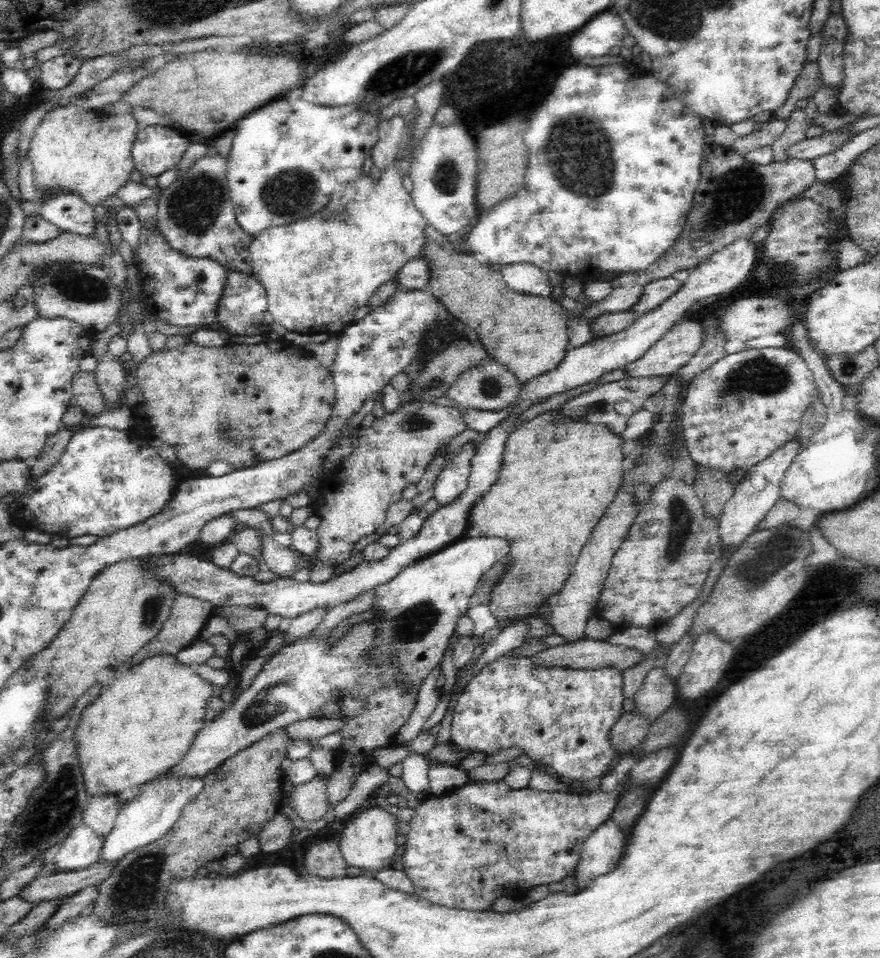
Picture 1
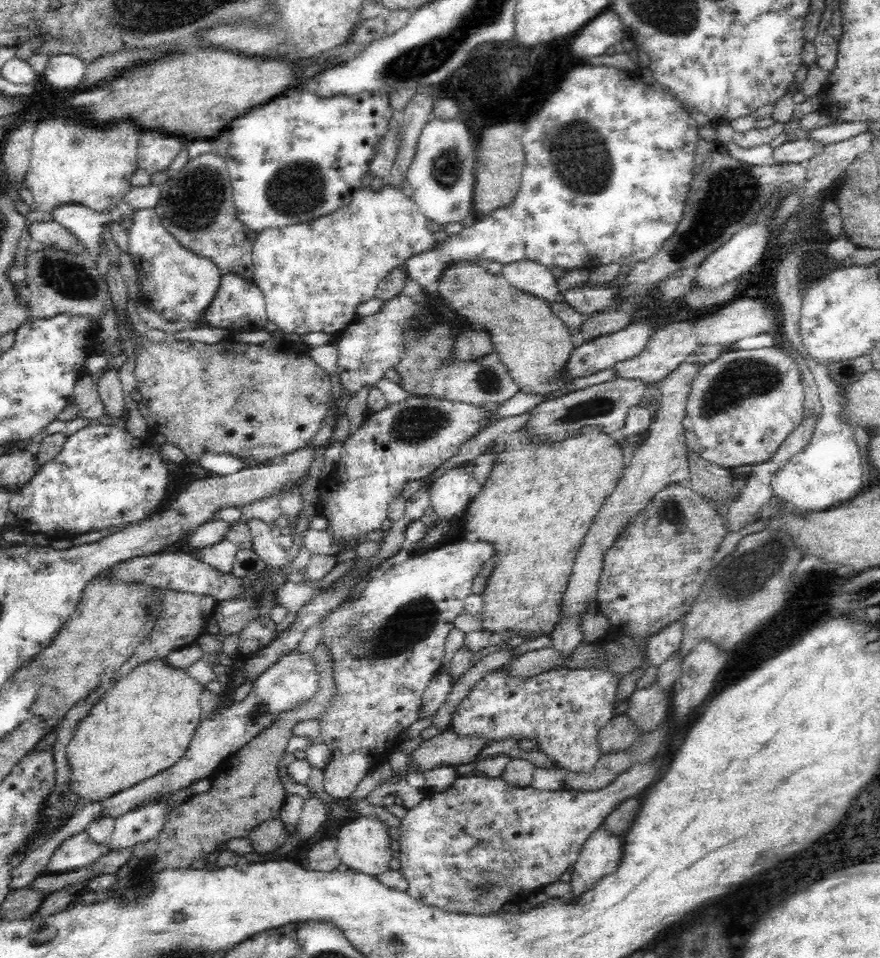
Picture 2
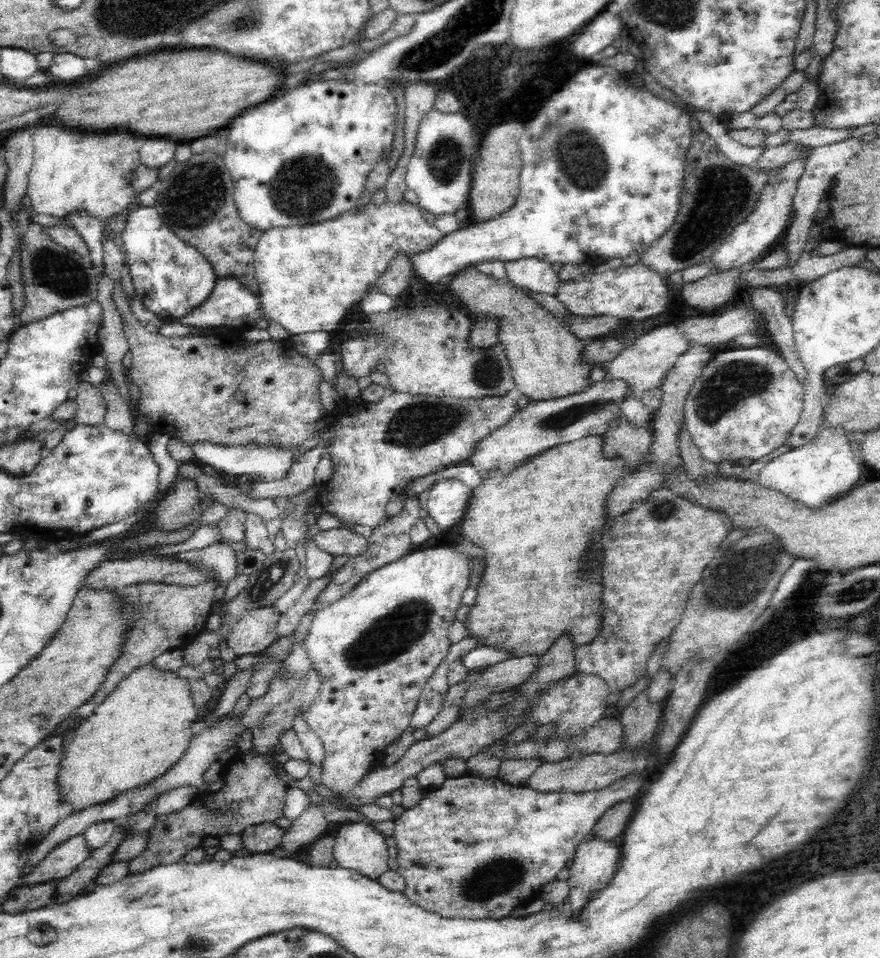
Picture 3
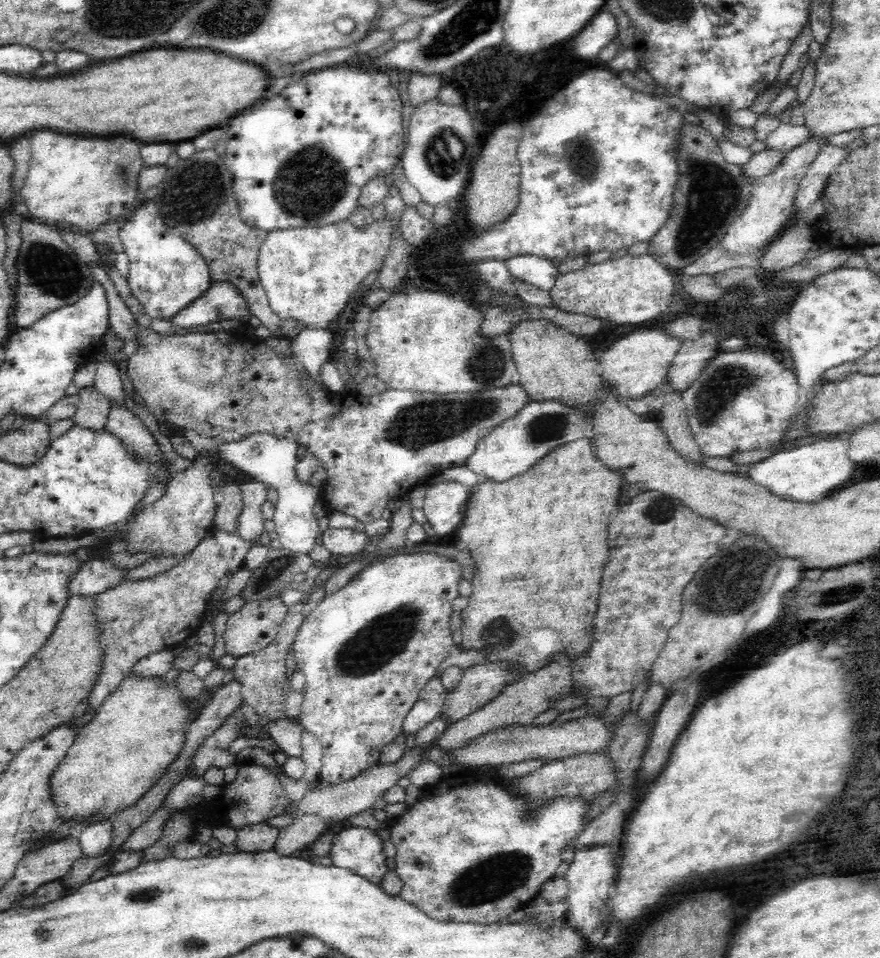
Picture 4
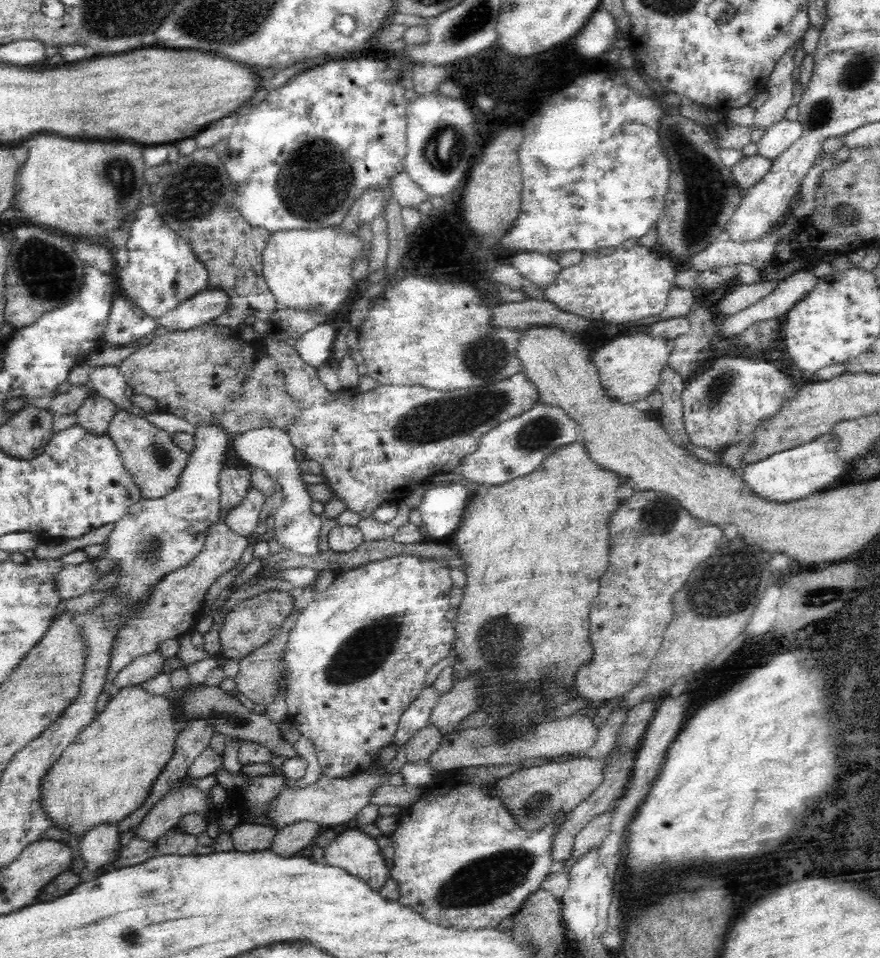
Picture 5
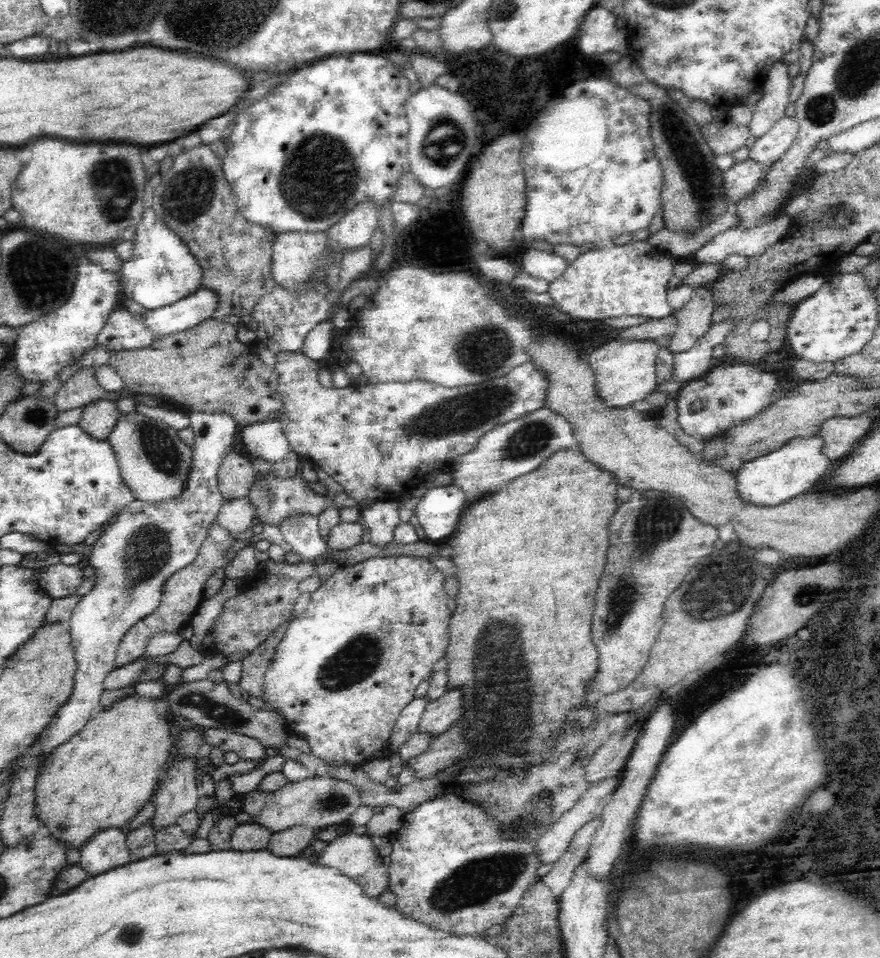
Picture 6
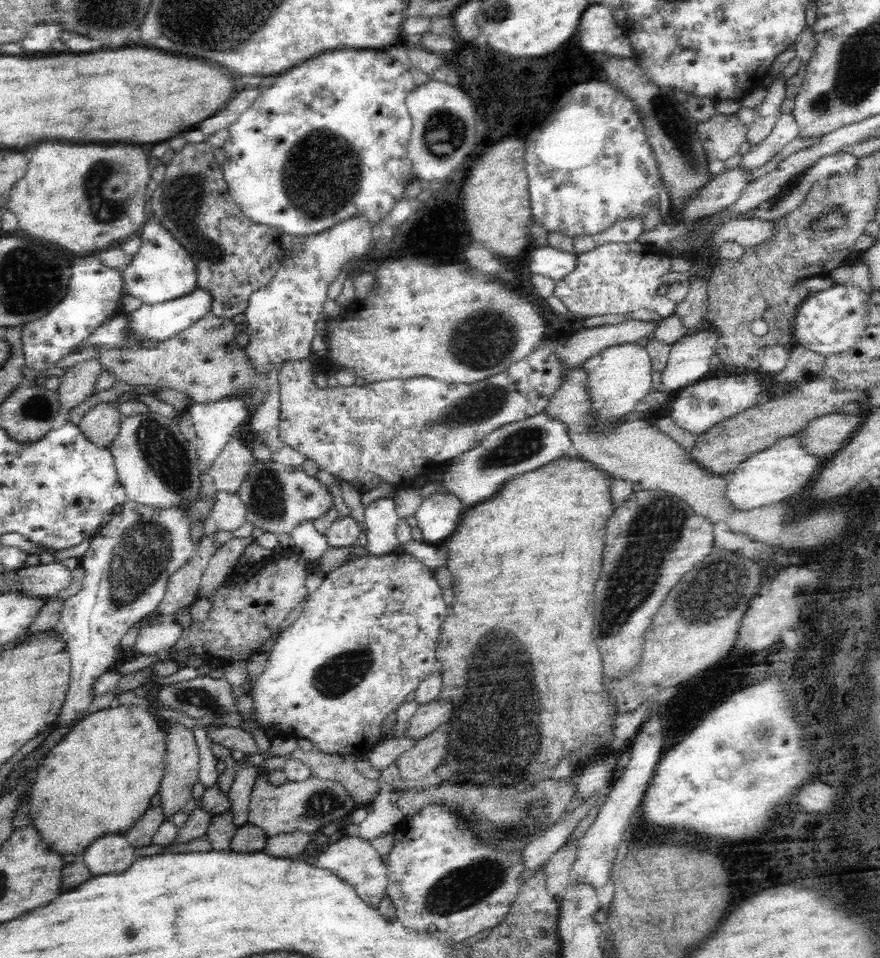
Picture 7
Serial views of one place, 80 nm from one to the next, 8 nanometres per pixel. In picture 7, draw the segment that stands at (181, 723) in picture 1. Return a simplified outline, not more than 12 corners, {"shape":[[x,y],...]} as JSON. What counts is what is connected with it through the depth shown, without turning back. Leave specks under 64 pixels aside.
{"shape":[[151,708],[84,716],[38,765],[29,818],[82,858],[148,809],[166,766]]}

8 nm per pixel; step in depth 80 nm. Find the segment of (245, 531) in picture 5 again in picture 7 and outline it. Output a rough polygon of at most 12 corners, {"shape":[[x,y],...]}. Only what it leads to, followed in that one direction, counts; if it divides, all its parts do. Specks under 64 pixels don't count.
{"shape":[[218,491],[210,517],[233,532],[246,522],[238,495]]}

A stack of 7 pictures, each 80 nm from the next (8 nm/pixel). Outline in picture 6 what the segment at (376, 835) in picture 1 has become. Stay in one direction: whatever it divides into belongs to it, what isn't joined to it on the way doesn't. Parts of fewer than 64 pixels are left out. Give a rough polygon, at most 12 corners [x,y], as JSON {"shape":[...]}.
{"shape":[[371,836],[331,840],[317,863],[336,868],[378,899],[389,866]]}

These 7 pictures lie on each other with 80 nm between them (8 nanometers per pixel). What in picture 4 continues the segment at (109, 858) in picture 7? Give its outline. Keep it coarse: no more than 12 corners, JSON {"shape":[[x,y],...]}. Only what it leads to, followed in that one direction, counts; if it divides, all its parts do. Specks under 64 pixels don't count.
{"shape":[[92,822],[77,835],[85,858],[102,858],[113,842],[113,822]]}

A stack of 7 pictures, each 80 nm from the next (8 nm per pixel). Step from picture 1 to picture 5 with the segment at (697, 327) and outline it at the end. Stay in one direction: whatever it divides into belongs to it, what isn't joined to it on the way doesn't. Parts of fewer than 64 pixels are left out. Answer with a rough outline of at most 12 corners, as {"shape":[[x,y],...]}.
{"shape":[[615,336],[590,359],[622,404],[657,388],[674,343]]}

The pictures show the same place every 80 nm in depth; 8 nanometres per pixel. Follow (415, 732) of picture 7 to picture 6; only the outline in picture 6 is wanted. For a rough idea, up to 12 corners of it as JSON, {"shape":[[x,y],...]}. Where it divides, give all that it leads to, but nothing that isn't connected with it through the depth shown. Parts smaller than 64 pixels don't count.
{"shape":[[447,691],[426,706],[418,731],[442,734],[460,720],[461,694]]}

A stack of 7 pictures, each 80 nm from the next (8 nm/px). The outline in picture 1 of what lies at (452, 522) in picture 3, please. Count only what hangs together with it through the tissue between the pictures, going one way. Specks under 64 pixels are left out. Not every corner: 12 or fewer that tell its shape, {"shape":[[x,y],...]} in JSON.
{"shape":[[474,442],[444,466],[434,499],[444,508],[468,488]]}

